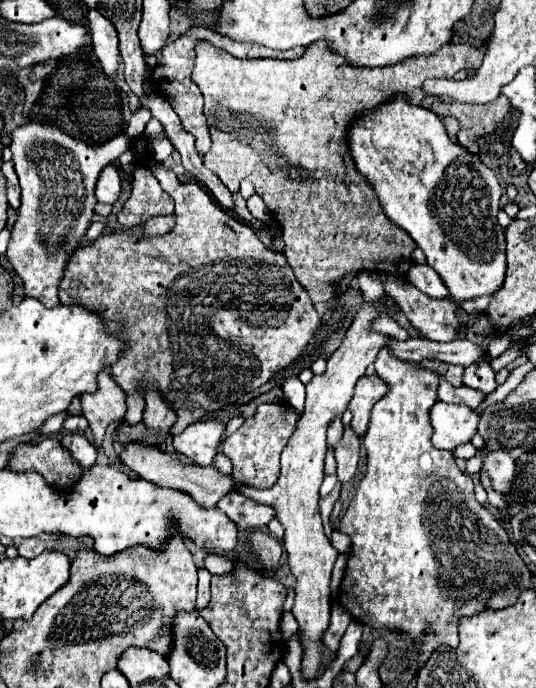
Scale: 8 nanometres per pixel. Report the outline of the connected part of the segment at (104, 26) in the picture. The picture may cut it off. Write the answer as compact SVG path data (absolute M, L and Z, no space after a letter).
M98 10L88 12L88 24L92 32L94 52L104 68L104 72L114 78L114 72L118 68L118 34L110 20L106 20Z

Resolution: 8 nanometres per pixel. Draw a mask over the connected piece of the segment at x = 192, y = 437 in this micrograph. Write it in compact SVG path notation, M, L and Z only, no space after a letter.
M194 422L182 434L174 436L172 444L178 454L190 458L194 464L210 466L218 454L224 432L226 424L222 422Z

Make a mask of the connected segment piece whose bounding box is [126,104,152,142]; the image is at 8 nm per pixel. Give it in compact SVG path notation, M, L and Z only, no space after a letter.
M142 104L138 106L136 112L132 112L132 118L130 118L130 124L128 124L128 130L126 130L126 134L130 136L132 142L134 142L138 136L144 134L144 128L146 128L146 124L148 124L150 118L152 118L150 110L148 110L146 106L142 106Z

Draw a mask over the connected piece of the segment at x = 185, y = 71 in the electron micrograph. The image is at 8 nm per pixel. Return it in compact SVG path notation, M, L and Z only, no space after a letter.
M192 28L186 34L182 34L178 40L174 40L172 44L166 44L162 48L162 60L158 62L158 66L150 74L150 82L152 82L154 90L172 104L174 112L180 118L182 128L186 128L186 132L190 132L196 138L198 152L208 152L210 150L210 132L208 132L206 116L202 112L204 100L202 100L200 89L191 78L192 68L194 68L194 48L202 40L216 46L216 48L222 48L222 50L230 52L232 56L238 56L238 58L286 58L284 56L286 52L276 52L276 50L270 50L270 48L254 44L254 42L234 42L226 36L218 36L216 32L212 32L208 28Z

